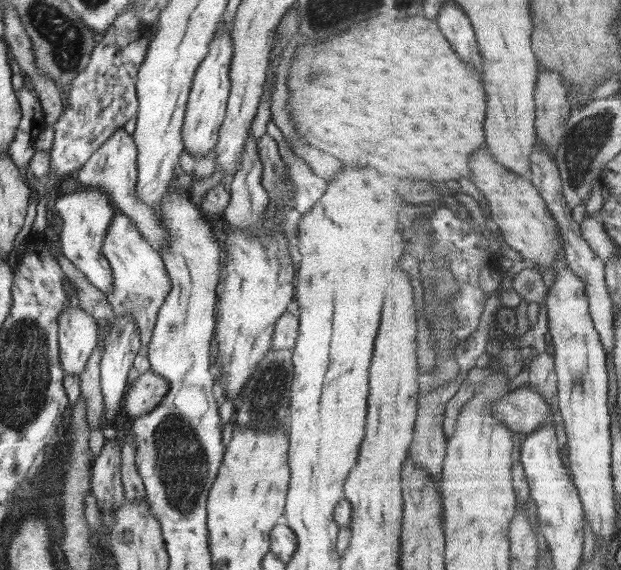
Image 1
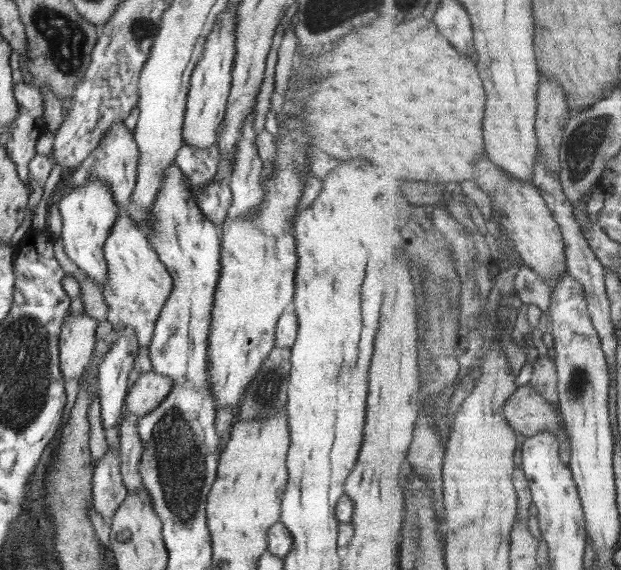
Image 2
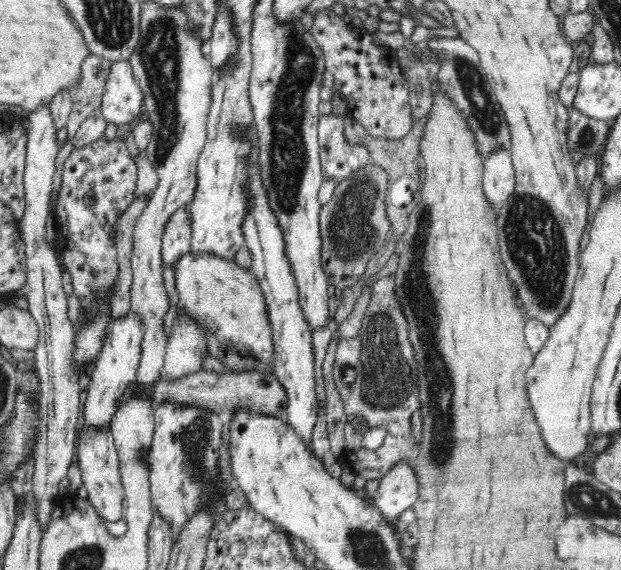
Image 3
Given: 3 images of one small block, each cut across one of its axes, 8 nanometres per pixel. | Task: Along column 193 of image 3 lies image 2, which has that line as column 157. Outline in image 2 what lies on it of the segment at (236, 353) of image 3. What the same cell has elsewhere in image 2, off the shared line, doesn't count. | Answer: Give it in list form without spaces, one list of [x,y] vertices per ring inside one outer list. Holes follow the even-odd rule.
[[[125,213],[117,217],[114,227],[109,233],[108,239],[103,247],[103,255],[106,259],[106,285],[102,286],[102,292],[105,296],[106,303],[109,307],[107,327],[130,327],[134,329],[136,337],[138,337],[139,346],[149,346],[152,342],[156,321],[159,318],[159,313],[172,293],[172,276],[167,271],[165,264],[160,260],[156,250],[151,246],[148,238],[137,227],[137,223],[127,216]]]

